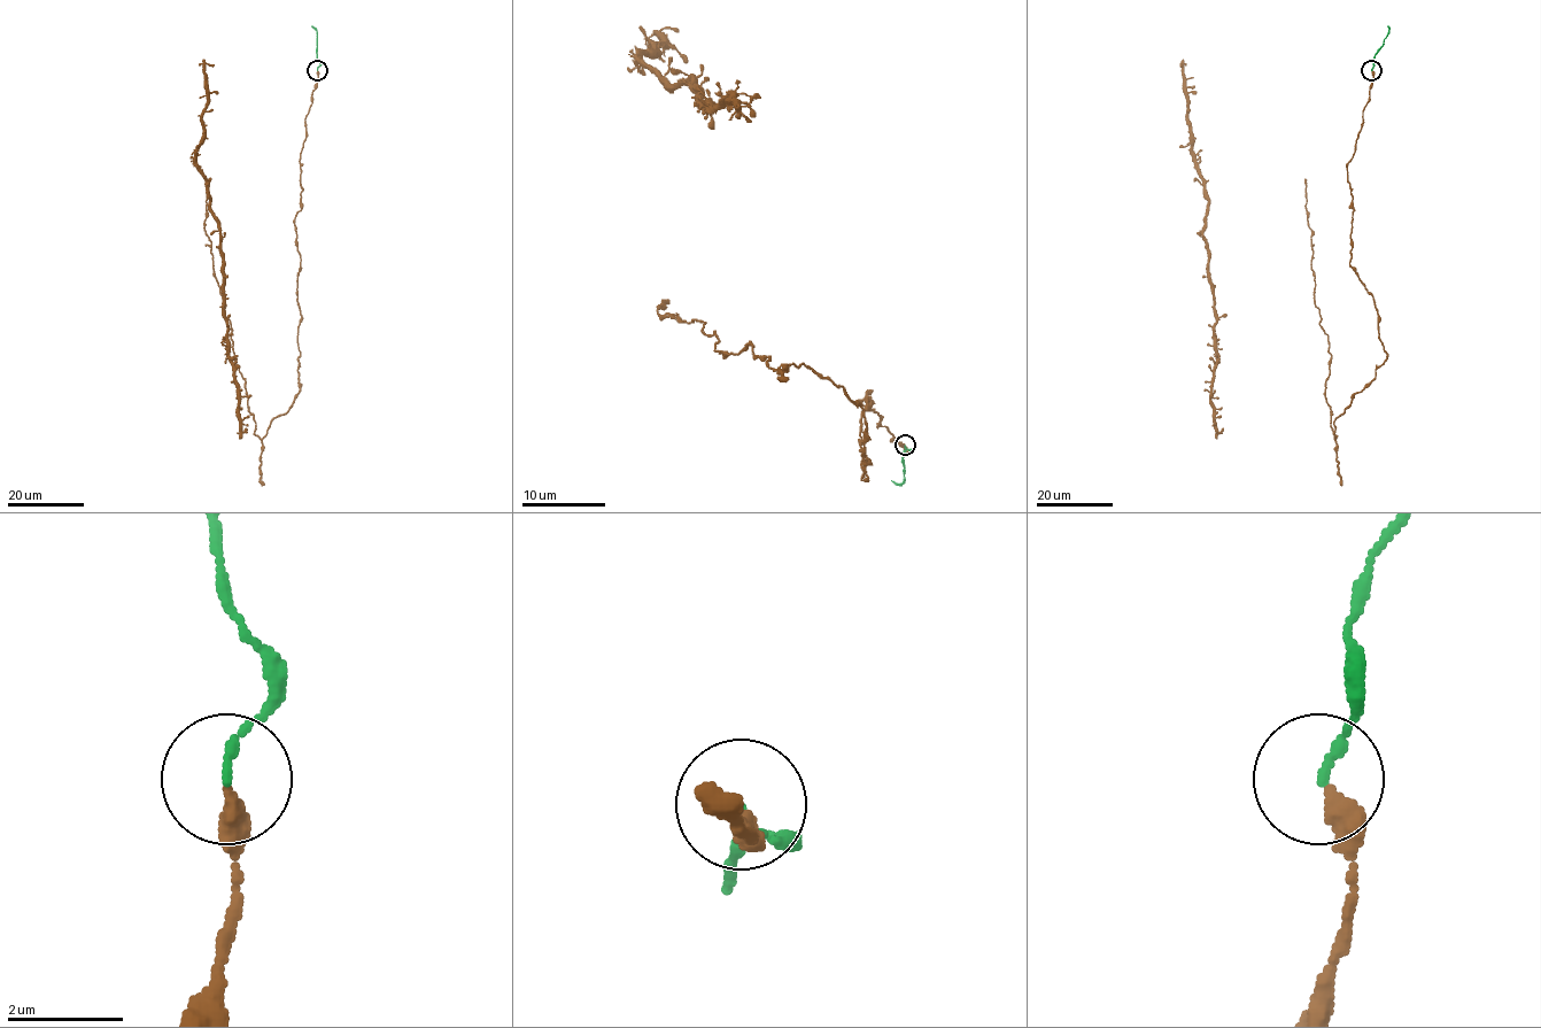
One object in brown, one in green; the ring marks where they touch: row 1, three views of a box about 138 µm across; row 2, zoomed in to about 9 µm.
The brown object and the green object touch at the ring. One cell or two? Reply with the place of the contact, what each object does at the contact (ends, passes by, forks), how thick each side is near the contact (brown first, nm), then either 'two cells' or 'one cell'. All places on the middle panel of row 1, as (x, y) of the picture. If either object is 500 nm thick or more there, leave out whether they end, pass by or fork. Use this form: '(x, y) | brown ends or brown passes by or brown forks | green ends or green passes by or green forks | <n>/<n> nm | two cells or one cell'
(905, 445) | brown ends | green ends | 360/150 nm | one cell

